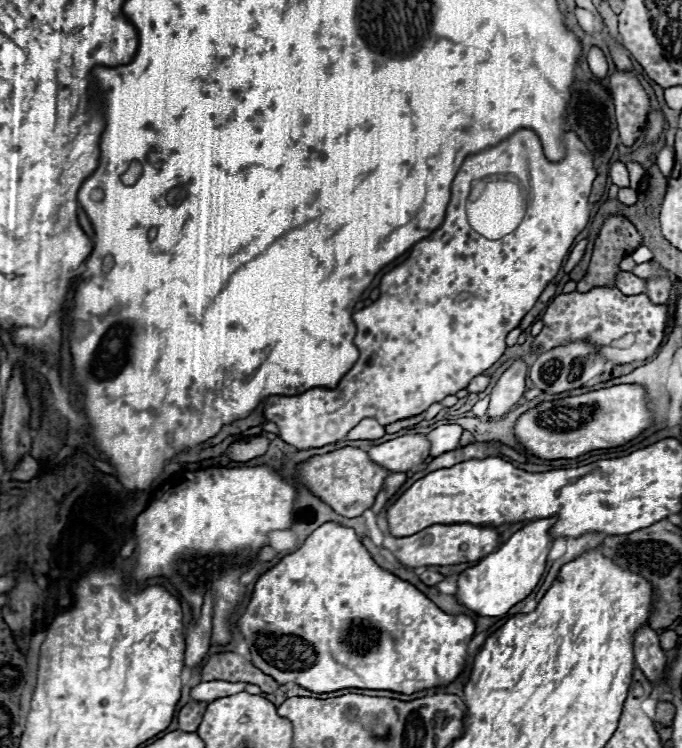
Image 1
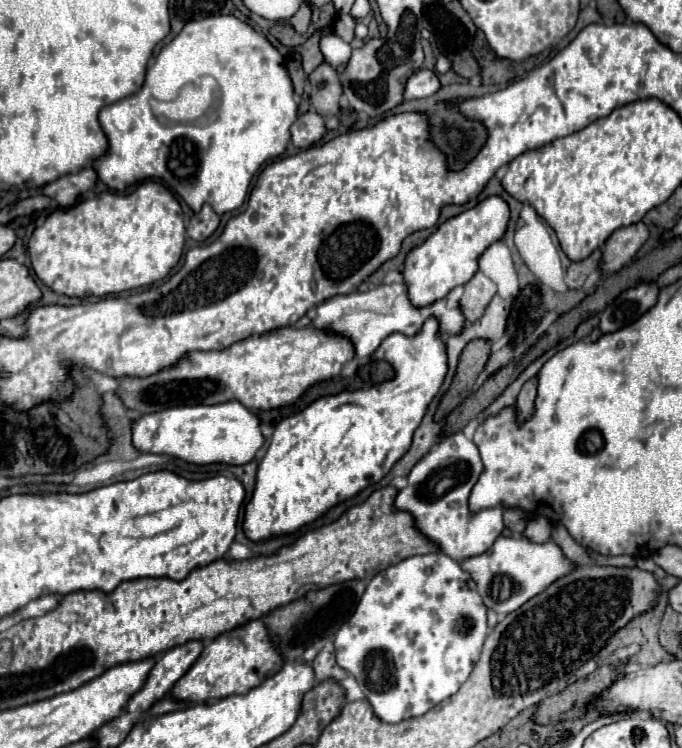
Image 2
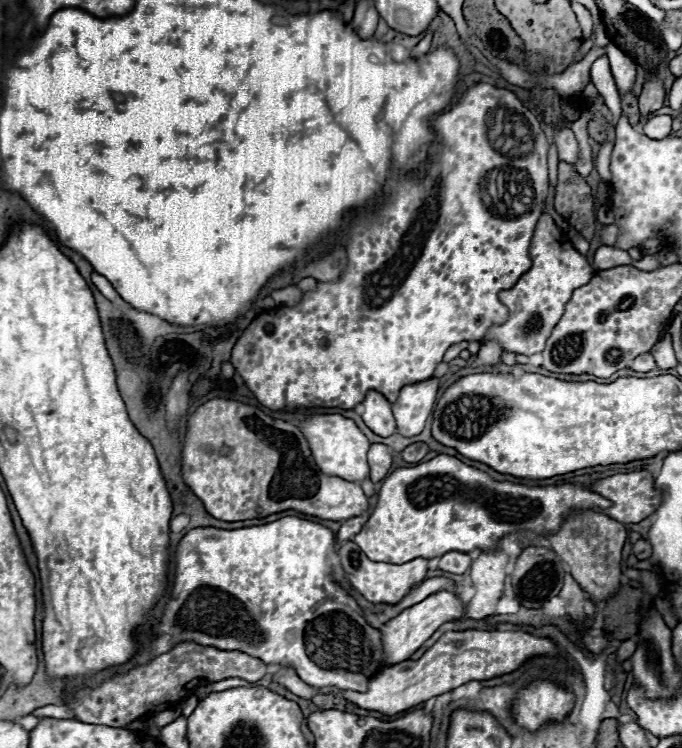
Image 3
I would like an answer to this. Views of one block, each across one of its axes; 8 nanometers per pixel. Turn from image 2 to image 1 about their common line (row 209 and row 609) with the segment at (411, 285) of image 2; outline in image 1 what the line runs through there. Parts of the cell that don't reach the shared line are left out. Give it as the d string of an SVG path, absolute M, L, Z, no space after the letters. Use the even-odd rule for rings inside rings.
M556 516L534 520L518 530L508 542L504 542L498 552L488 554L476 566L466 568L458 576L456 598L460 600L460 604L476 612L478 616L504 616L514 604L524 600L536 588L546 570L546 558L554 542L550 528L554 524Z

